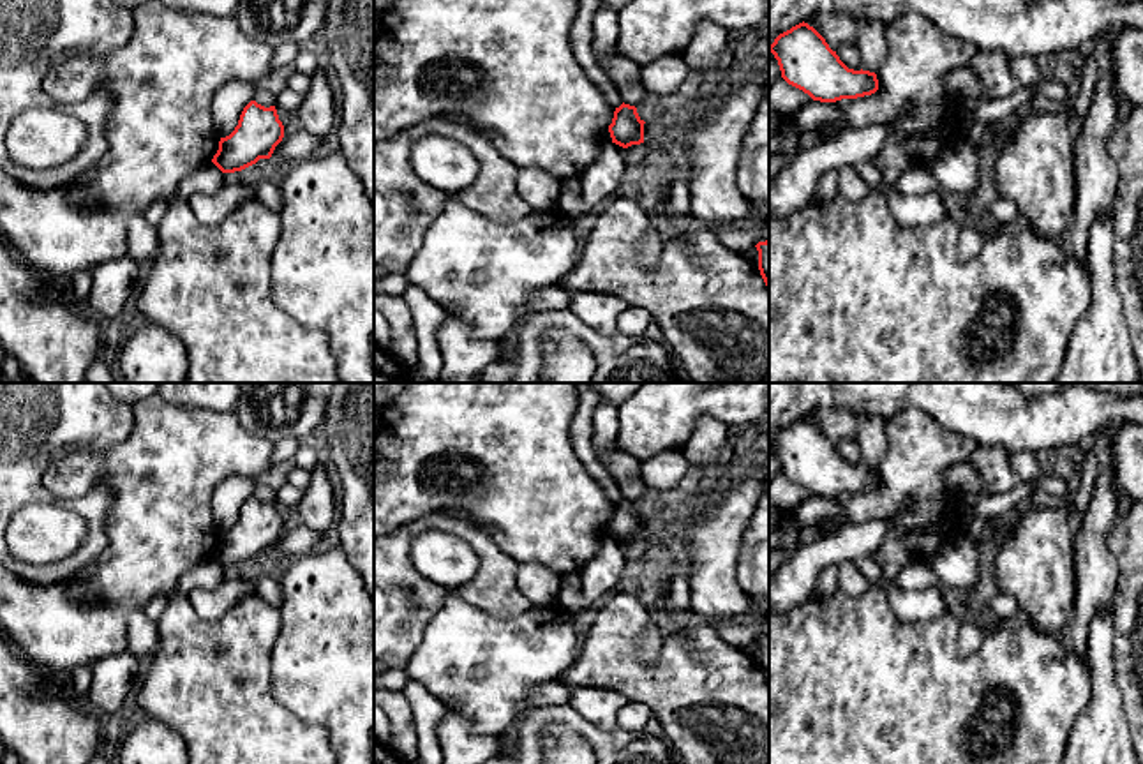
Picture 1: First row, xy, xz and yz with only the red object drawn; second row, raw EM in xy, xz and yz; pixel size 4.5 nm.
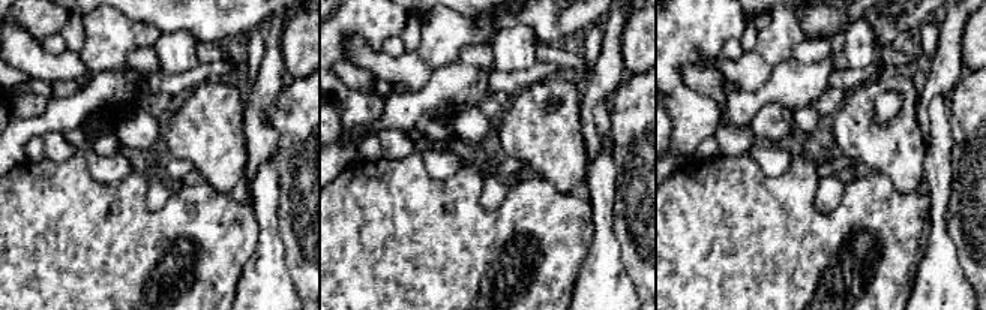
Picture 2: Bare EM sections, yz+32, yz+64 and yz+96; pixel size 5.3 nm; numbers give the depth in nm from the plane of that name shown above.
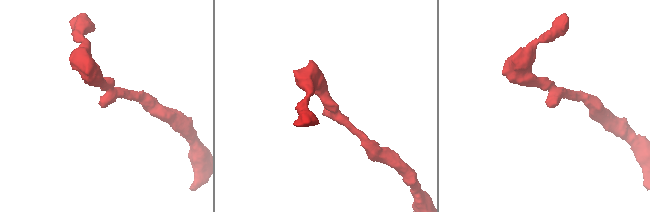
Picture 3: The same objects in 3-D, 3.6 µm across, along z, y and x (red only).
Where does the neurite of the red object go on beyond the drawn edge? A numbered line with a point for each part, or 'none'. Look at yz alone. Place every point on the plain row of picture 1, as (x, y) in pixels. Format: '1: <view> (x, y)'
none

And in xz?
none

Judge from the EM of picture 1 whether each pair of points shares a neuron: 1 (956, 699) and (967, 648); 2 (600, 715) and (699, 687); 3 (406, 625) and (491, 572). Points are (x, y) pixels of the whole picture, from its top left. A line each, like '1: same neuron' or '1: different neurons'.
1: different neurons
2: different neurons
3: same neuron

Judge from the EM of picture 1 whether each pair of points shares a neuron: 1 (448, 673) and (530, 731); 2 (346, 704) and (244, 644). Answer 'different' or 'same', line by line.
1: different
2: different

